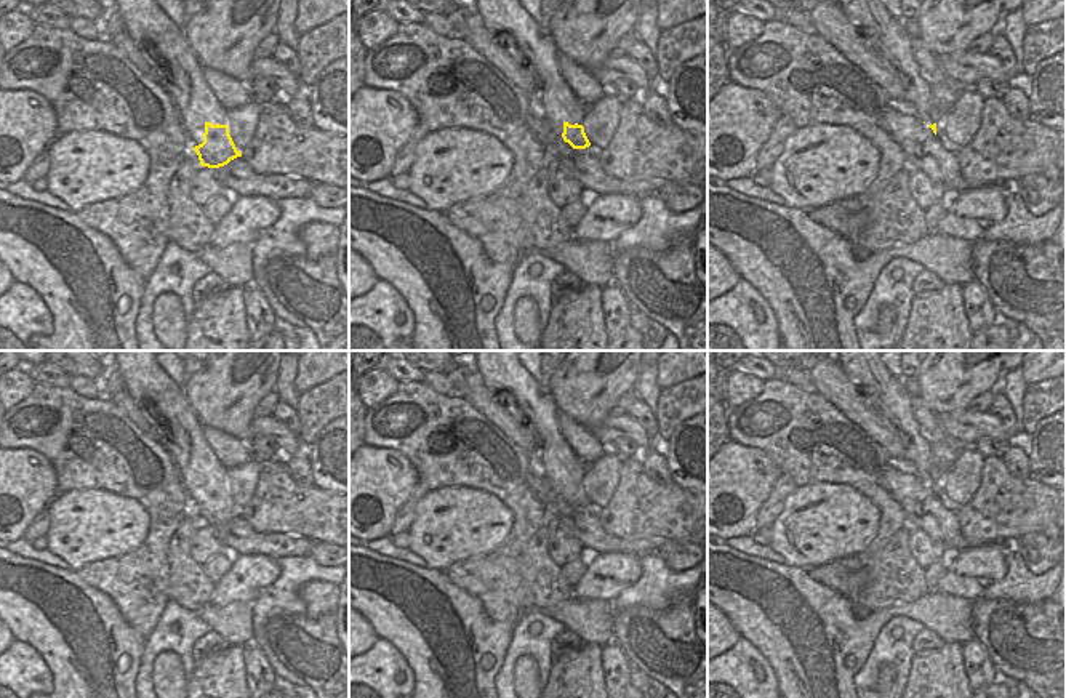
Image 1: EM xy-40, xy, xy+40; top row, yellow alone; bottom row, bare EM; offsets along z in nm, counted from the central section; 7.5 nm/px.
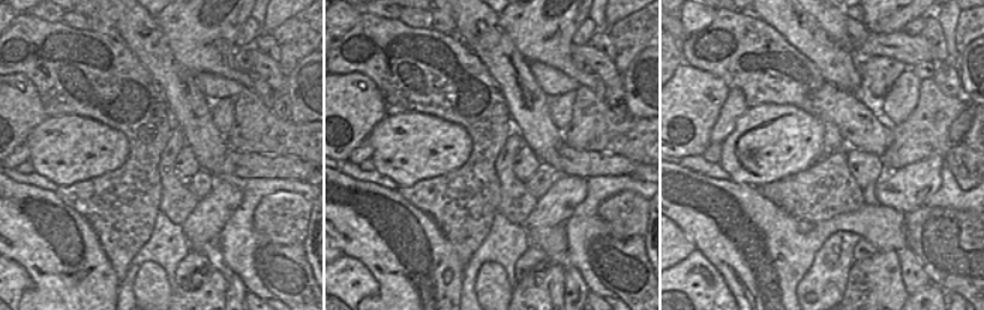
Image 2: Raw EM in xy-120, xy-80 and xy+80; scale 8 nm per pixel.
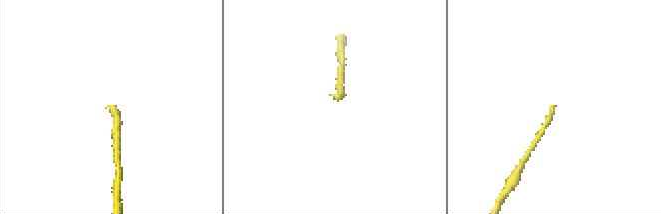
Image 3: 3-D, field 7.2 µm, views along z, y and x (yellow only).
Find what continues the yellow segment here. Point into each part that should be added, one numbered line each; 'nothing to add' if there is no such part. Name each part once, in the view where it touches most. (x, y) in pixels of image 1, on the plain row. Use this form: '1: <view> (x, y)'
1: xy-40 (144, 380)

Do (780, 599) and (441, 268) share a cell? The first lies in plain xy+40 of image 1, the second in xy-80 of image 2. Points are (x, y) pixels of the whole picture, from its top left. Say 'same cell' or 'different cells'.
same cell

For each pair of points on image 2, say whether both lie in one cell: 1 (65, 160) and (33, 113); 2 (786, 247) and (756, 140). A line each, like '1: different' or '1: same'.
1: different
2: different

